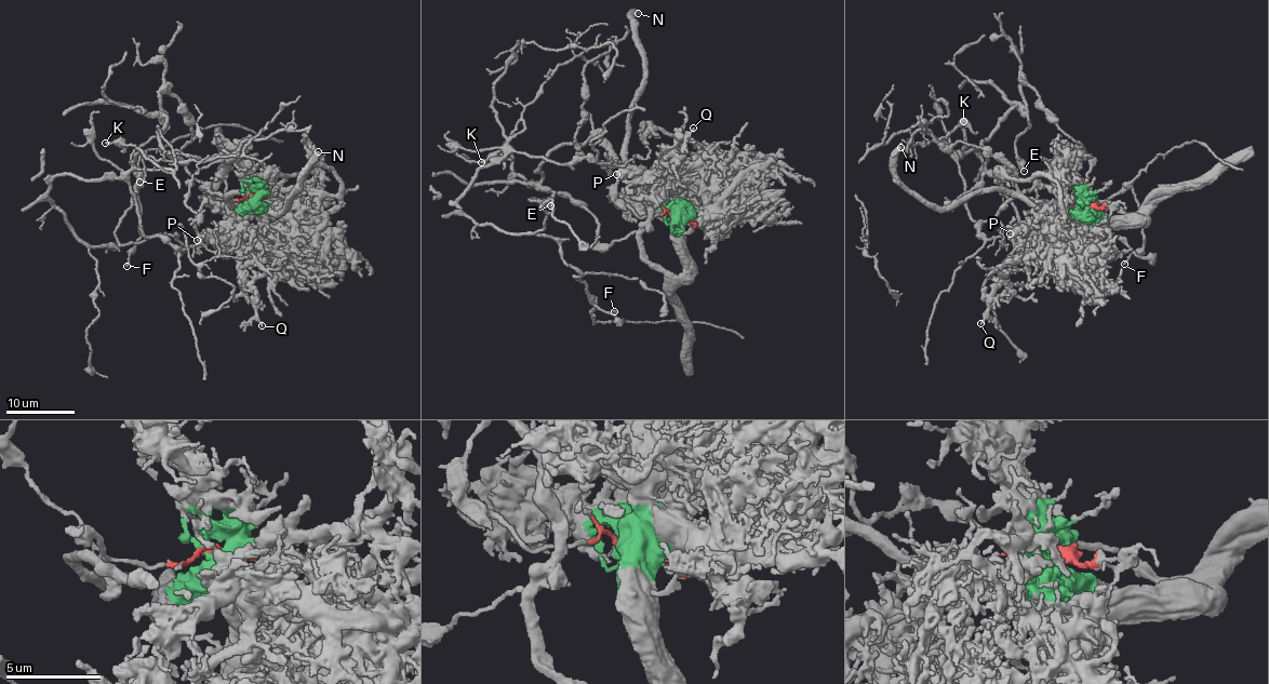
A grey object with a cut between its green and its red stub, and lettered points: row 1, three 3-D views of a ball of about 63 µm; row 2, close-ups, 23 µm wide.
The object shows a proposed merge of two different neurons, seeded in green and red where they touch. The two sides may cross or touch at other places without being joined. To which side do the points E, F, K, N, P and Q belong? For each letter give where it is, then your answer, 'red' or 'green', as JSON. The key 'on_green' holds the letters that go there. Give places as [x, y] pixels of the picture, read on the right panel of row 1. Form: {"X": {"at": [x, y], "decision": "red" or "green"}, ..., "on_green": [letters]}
{"E": {"at": [1024, 171], "decision": "red"}, "F": {"at": [1124, 264], "decision": "red"}, "K": {"at": [963, 121], "decision": "red"}, "N": {"at": [900, 147], "decision": "green"}, "P": {"at": [1010, 233], "decision": "green"}, "Q": {"at": [980, 323], "decision": "green"}, "on_green": ["N", "P", "Q"]}

